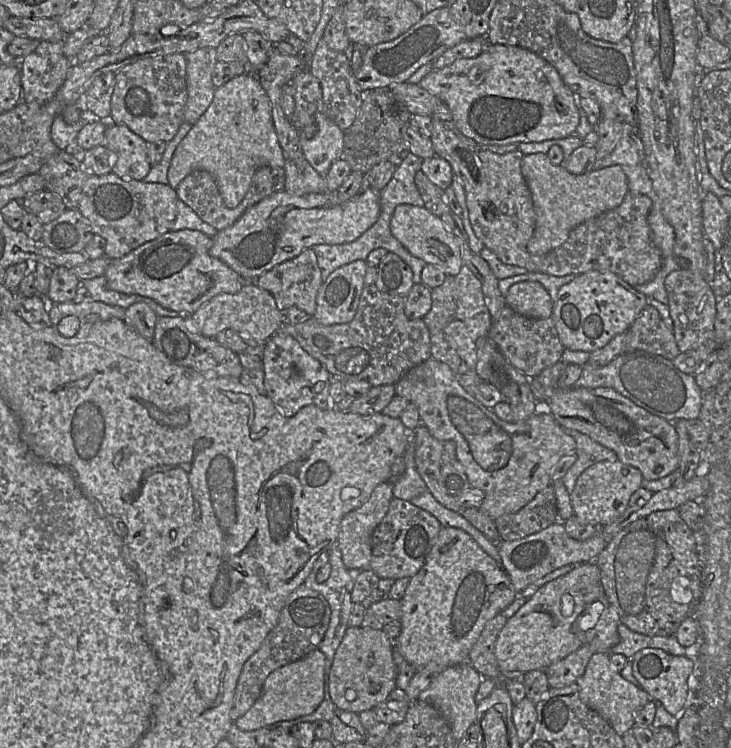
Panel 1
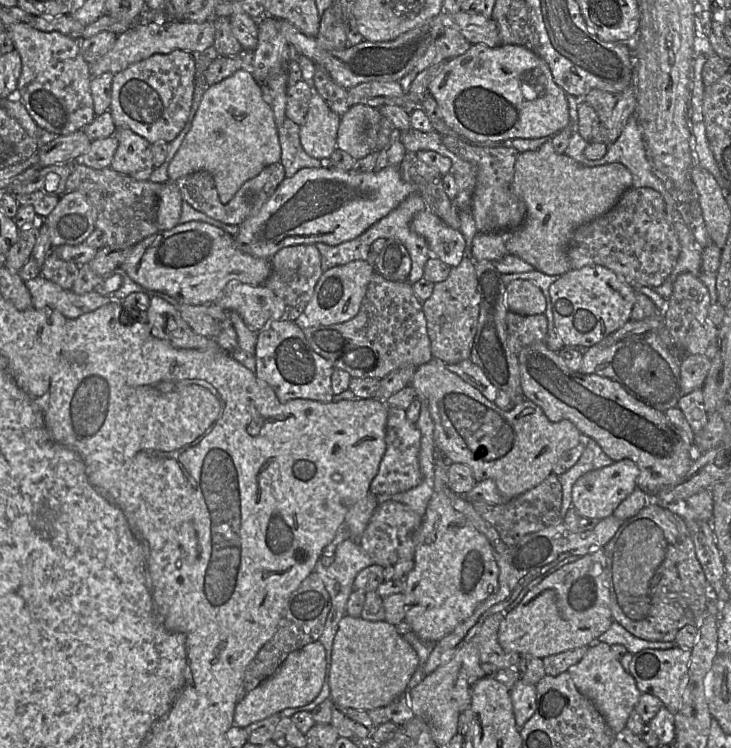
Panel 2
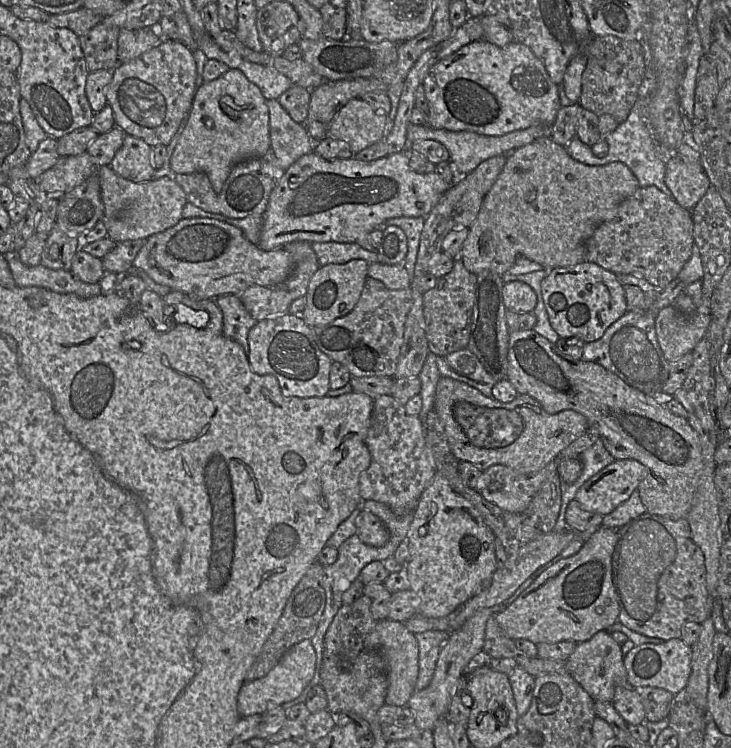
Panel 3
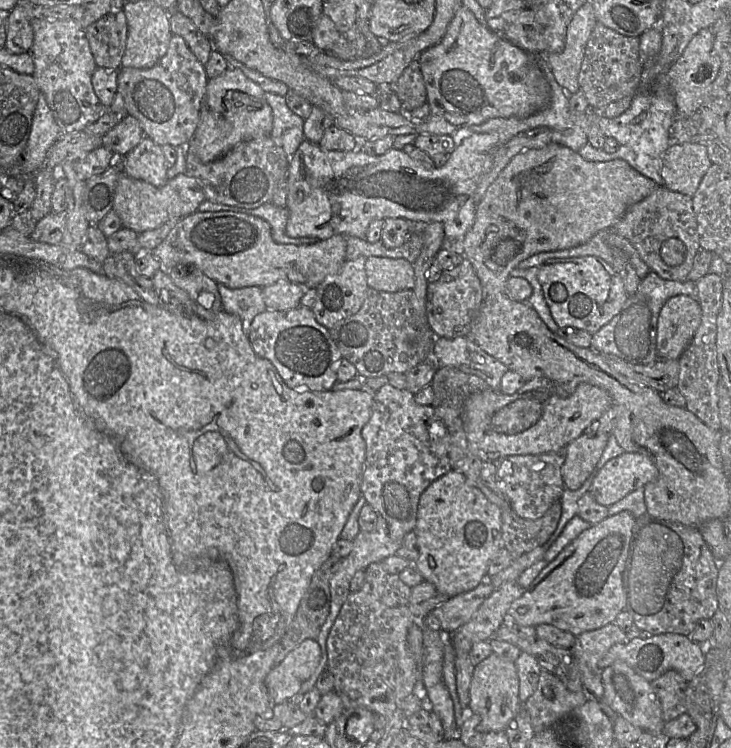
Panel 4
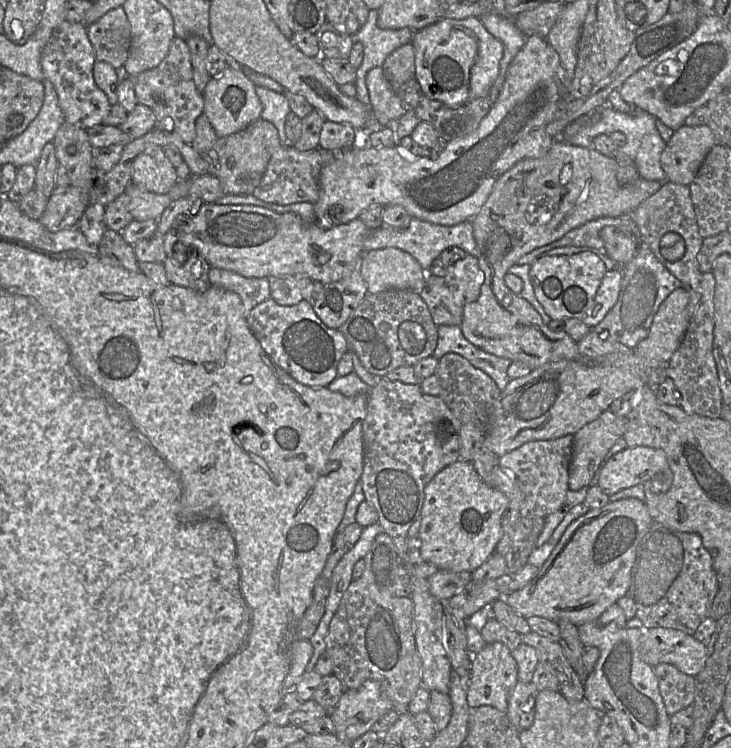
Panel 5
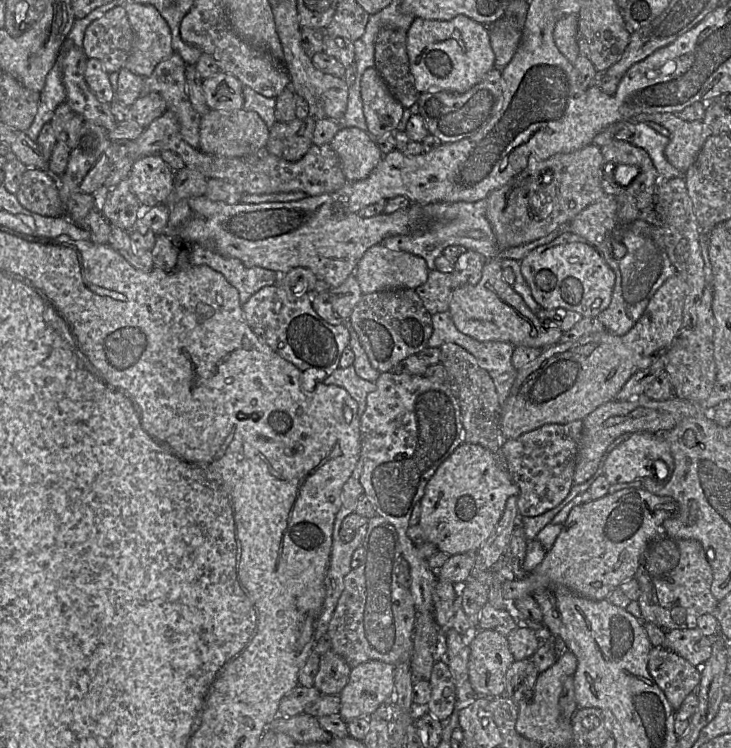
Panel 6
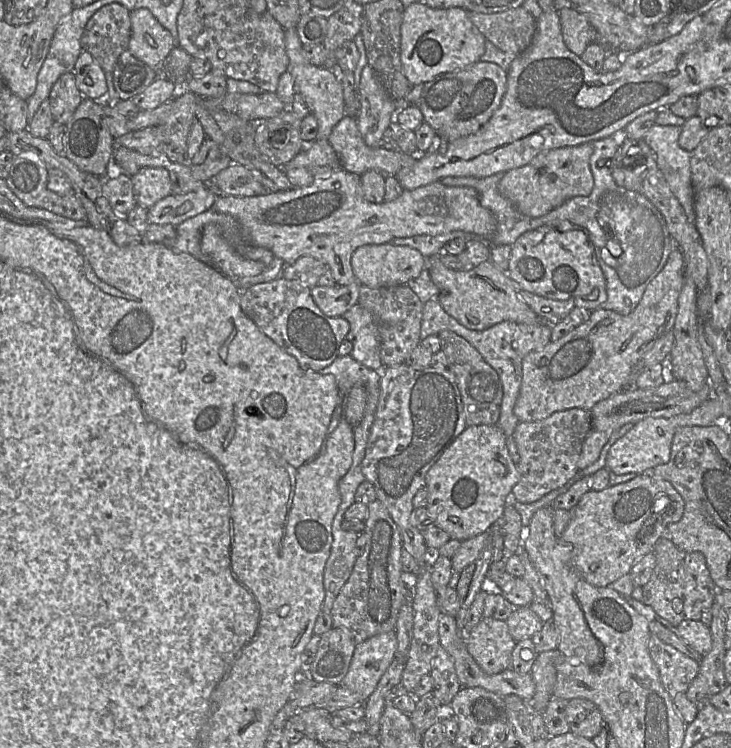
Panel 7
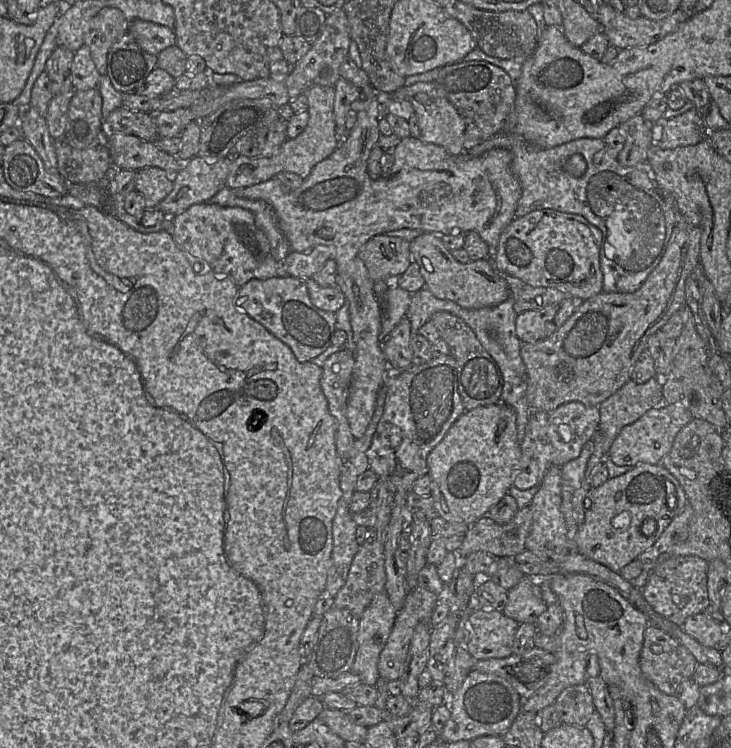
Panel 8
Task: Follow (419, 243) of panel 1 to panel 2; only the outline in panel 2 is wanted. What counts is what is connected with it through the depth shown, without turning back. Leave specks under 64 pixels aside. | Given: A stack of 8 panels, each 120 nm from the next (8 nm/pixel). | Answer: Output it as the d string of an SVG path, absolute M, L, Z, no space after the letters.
M425 210L418 213L411 222L411 228L425 238L431 255L451 268L458 266L465 256L463 234L447 226L432 212Z

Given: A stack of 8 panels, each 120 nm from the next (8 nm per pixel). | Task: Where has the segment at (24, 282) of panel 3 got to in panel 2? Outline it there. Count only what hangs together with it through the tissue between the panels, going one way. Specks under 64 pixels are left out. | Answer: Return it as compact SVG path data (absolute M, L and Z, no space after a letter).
M41 274L24 282L30 291L34 308L50 308L69 319L75 319L84 313L94 311L102 303L108 304L114 301L95 290L78 295L72 290L65 290L56 283L47 280Z

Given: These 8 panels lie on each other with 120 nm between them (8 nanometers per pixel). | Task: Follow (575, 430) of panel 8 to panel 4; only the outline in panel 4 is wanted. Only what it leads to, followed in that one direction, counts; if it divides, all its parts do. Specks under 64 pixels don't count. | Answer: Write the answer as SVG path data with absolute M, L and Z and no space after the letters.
M550 452L539 455L508 456L493 463L497 466L496 489L498 495L507 500L512 510L521 518L536 520L542 517L563 494L564 483L561 467L563 452Z

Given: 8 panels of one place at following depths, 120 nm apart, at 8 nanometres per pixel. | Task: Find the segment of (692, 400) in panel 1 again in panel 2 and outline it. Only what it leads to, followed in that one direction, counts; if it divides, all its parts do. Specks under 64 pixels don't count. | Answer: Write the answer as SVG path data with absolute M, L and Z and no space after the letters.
M648 331L615 343L598 343L585 349L579 372L614 380L636 400L665 413L677 407L683 395L680 360L677 354L663 345L656 331Z

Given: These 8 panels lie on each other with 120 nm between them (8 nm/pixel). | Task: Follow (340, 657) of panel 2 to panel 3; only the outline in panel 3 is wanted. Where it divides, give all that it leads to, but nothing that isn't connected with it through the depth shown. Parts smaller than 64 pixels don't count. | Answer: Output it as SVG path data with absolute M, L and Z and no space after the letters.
M384 619L377 621L374 630L365 640L365 646L377 649L384 661L388 679L385 704L406 706L414 693L419 673L419 648L415 634L402 622Z

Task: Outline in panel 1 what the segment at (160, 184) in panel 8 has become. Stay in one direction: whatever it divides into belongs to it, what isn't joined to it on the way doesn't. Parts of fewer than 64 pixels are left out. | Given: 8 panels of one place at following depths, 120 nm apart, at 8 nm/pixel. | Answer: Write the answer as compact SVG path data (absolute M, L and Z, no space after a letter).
M109 124L105 144L113 156L112 172L123 179L143 180L150 172L148 145L126 125Z

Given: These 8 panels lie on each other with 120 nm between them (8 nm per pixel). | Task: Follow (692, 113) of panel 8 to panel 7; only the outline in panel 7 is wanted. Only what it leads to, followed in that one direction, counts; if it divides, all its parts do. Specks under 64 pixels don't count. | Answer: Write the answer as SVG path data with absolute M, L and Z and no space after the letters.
M655 123L644 135L644 140L654 152L657 165L683 207L688 221L695 223L695 190L690 170L691 152L679 146L681 130L681 126Z

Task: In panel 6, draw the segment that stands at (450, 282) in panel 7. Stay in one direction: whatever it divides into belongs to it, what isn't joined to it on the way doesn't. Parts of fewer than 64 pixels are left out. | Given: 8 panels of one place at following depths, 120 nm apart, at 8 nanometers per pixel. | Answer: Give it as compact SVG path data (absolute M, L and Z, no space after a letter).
M498 257L487 259L476 285L462 286L453 291L449 312L457 329L479 341L503 341L515 347L544 349L559 343L563 333L561 328L542 325L542 320L531 311L522 296L503 279L501 260Z

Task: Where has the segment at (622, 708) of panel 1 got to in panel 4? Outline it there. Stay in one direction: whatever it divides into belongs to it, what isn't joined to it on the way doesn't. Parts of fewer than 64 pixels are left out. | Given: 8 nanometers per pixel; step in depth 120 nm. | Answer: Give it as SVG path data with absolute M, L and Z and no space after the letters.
M614 623L580 634L571 647L576 666L577 660L582 660L591 671L601 673L598 662L612 646L624 642L626 637L627 634Z

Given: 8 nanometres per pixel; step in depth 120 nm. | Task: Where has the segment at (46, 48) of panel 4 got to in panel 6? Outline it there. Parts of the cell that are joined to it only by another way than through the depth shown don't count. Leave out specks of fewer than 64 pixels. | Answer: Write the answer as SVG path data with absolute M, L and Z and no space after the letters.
M66 39L57 61L62 72L66 103L69 107L84 121L93 122L106 131L113 130L117 121L111 113L110 104L99 101L84 79L87 58L82 47L67 42Z

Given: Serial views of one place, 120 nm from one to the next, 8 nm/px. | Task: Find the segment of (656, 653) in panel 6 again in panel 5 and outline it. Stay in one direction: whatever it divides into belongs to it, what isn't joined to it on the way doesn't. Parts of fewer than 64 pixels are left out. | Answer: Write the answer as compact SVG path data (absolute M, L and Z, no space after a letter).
M664 663L654 666L653 672L669 716L693 704L695 677L682 673L673 665Z

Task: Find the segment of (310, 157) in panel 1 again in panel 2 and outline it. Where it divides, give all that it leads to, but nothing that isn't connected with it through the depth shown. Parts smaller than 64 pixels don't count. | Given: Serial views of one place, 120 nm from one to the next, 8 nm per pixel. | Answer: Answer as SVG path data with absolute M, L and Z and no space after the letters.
M317 92L312 94L305 121L300 125L300 142L309 156L321 160L338 148L340 117Z

